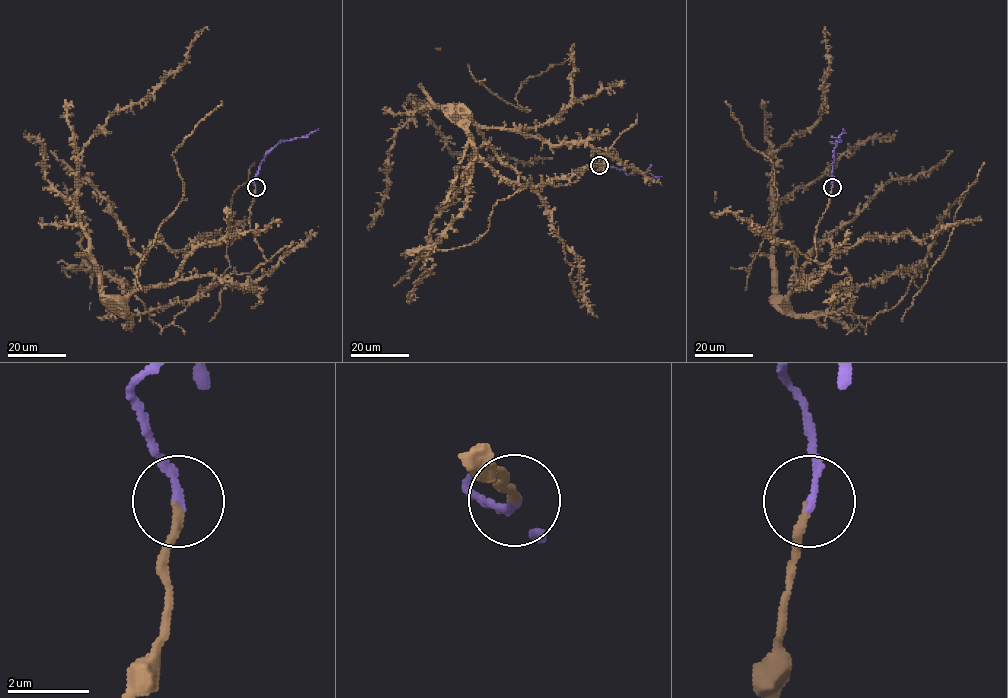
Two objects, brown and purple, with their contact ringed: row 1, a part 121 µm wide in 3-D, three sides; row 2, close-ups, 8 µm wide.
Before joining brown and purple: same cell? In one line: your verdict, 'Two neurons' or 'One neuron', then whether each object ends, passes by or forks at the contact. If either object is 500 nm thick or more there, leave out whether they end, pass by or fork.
One neuron. At the ring brown ends. At the ring purple ends

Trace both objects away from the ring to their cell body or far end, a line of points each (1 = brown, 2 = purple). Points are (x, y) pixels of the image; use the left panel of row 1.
1: (256, 187), (248, 220), (266, 262), (251, 273), (133, 315), (100, 292), (76, 206), (79, 155), (208, 29)
2: (256, 187), (252, 179), (267, 154), (284, 141), (304, 137), (318, 128)

